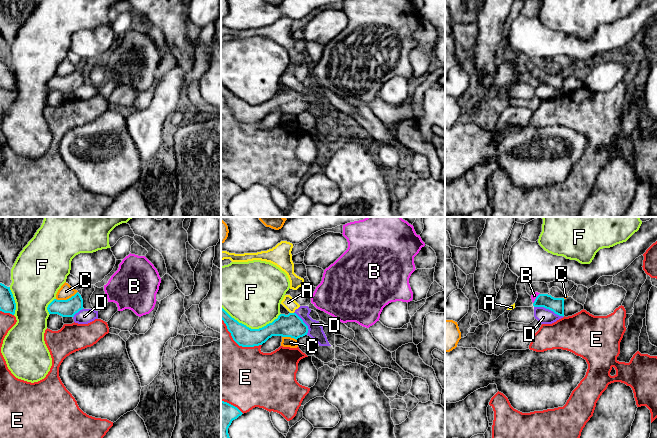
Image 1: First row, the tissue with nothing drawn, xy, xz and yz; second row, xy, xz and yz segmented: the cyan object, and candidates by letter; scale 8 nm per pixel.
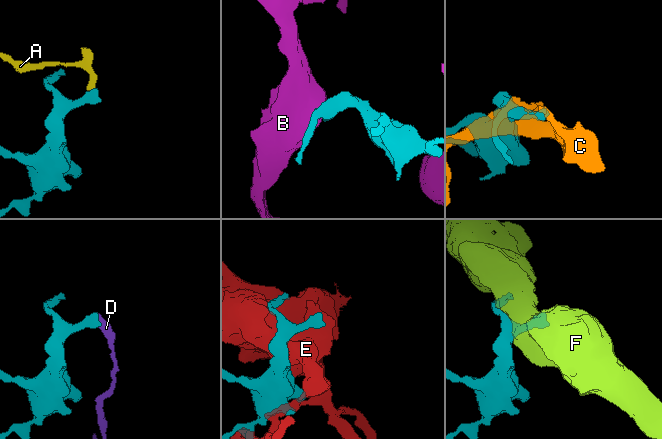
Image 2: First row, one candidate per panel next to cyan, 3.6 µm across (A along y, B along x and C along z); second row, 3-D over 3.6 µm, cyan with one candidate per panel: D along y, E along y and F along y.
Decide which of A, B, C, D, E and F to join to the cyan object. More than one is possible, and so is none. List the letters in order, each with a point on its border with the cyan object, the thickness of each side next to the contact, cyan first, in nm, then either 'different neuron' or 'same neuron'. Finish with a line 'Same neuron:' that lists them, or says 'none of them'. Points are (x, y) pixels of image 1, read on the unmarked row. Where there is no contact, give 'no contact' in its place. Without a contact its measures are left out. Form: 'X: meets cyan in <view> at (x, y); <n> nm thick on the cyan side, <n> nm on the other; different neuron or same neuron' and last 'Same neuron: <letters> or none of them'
A: meets cyan in xz at (292, 89); 190 nm thick on the cyan side, 100 nm on the other; different neuron
B: meets cyan in yz at (536, 74); 120 nm thick on the cyan side, 50 nm on the other; same neuron
C: meets cyan in xy at (67, 75); 140 nm thick on the cyan side, 110 nm on the other; different neuron
D: meets cyan in yz at (549, 85); 120 nm thick on the cyan side, 130 nm on the other; different neuron
E: meets cyan in xz at (237, 119); 160 nm thick on the cyan side, 480 nm on the other; different neuron
F: meets cyan in xz at (250, 104); 160 nm thick on the cyan side, 440 nm on the other; different neuron
Same neuron: B

